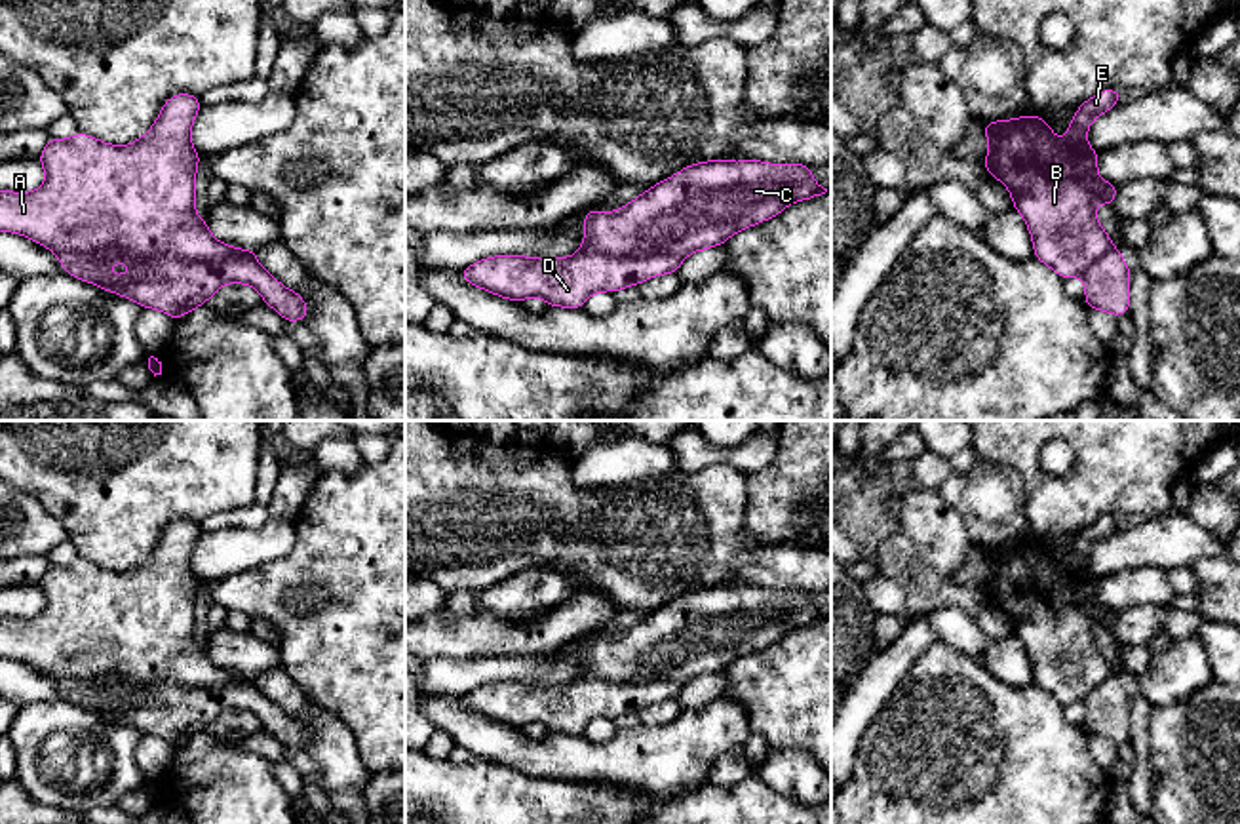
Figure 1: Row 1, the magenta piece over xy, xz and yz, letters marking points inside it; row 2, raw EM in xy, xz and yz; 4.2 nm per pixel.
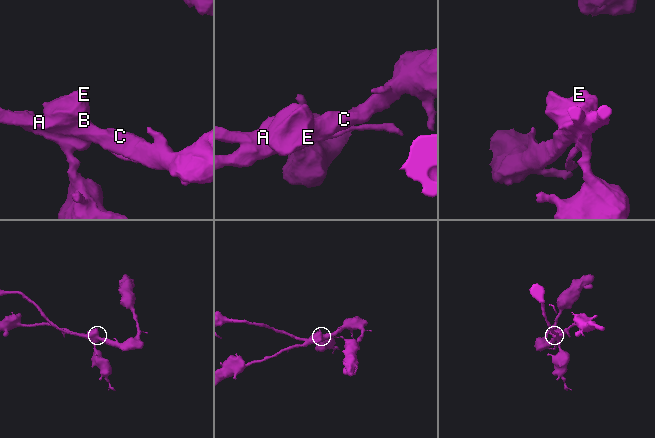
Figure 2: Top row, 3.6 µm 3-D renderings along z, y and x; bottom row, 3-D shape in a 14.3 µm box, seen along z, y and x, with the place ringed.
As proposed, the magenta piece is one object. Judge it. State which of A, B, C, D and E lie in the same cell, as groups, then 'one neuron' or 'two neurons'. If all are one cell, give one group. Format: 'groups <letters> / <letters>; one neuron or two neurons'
groups A B C E / D; two neurons

